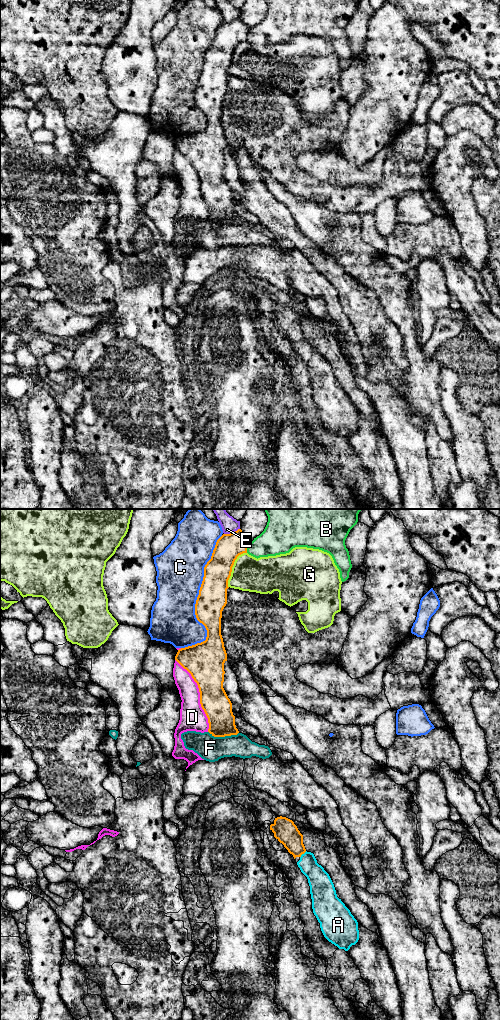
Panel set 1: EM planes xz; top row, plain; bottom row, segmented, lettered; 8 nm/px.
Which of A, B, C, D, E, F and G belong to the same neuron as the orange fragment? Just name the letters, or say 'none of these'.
A

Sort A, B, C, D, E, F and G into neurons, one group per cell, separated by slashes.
A / B / C / D / E / F / G

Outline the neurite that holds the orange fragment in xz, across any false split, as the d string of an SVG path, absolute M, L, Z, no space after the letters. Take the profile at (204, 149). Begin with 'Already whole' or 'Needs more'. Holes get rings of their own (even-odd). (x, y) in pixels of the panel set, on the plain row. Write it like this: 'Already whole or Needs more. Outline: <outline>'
Already whole. Outline: M241 17L223 22L216 30L211 47L204 55L204 65L195 92L195 103L207 118L206 128L178 138L175 148L197 171L200 192L214 225L239 221L232 191L224 176L224 151L227 141L221 123L222 99L227 92L228 68L237 45L247 41L250 27Z

